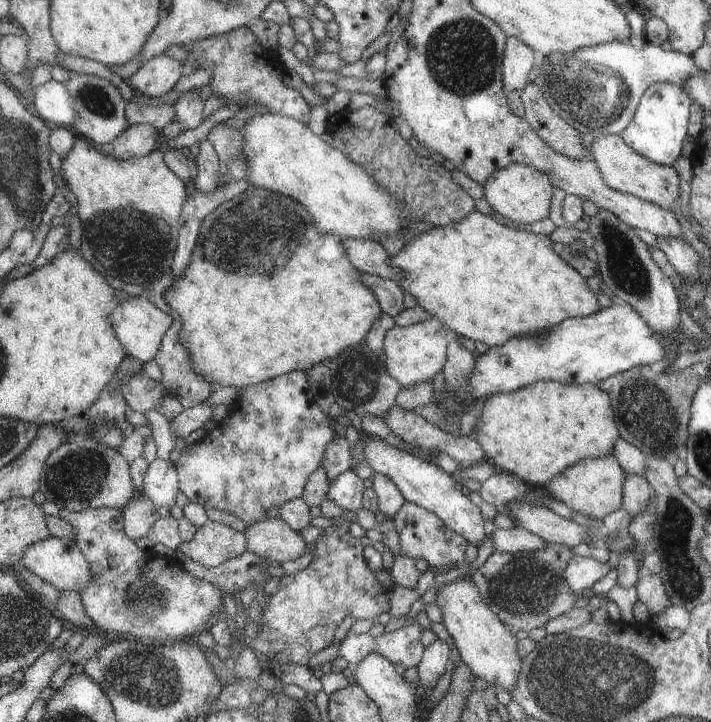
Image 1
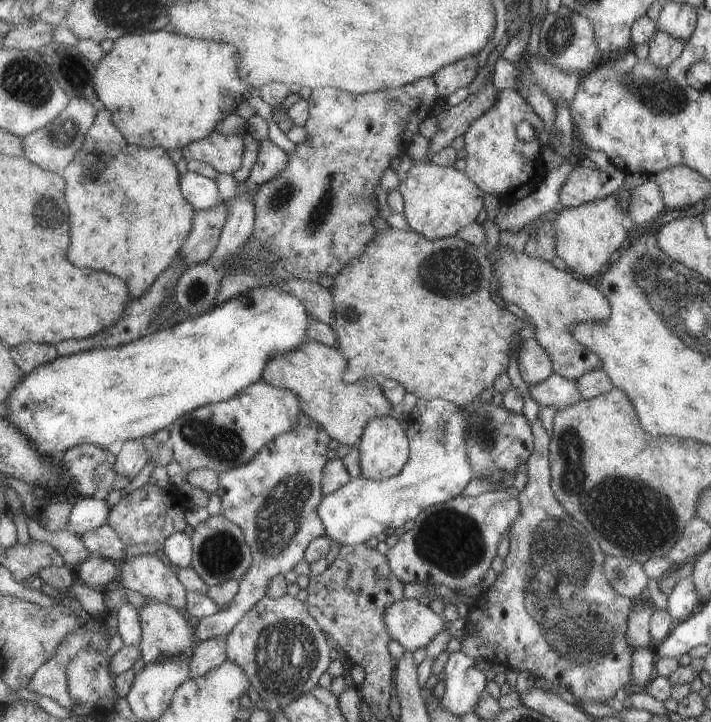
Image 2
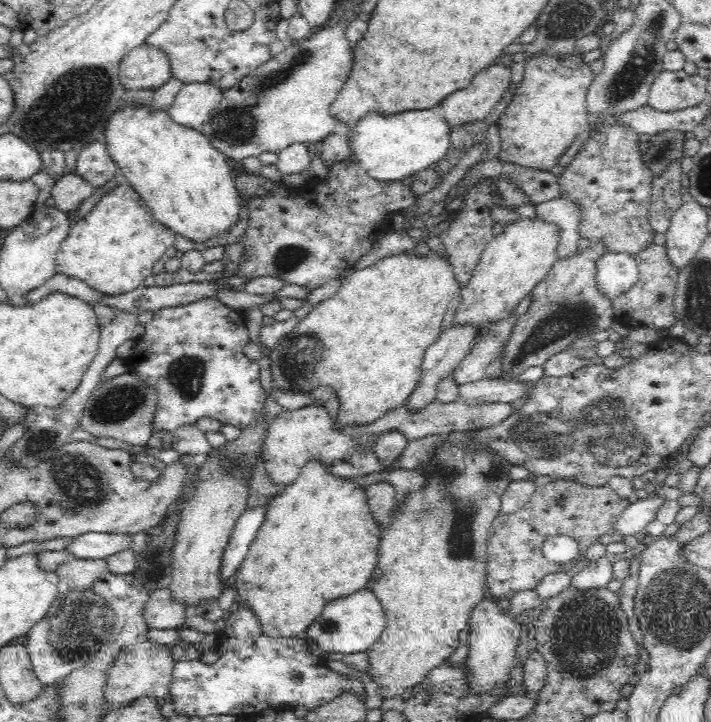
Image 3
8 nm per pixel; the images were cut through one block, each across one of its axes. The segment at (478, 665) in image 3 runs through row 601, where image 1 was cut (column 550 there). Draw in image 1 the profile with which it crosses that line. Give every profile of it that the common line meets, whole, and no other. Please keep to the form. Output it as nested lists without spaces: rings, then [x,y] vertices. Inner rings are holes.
[[[609,453],[602,457],[584,458],[567,466],[567,469],[555,474],[555,477],[551,478],[544,487],[547,488],[547,495],[557,498],[571,510],[596,520],[621,507],[621,484],[625,480],[625,474],[626,471]]]

